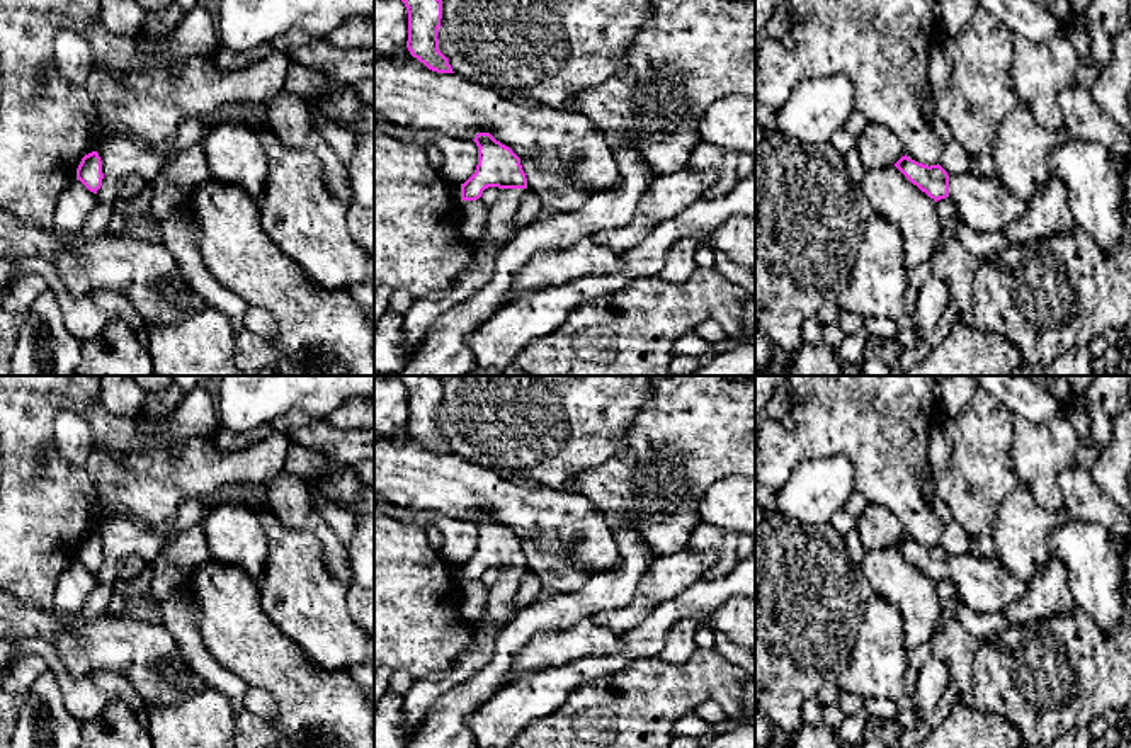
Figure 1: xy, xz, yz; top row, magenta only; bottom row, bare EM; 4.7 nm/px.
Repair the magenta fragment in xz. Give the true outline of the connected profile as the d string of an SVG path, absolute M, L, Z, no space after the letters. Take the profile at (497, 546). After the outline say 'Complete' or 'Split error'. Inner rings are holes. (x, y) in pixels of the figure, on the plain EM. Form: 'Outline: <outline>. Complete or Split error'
Outline: M478 513L473 522L478 527L478 546L475 554L461 564L461 583L480 580L488 568L498 568L502 575L488 588L483 617L471 622L473 643L461 654L458 665L447 672L417 678L405 694L403 714L410 728L423 721L427 711L439 697L490 663L497 634L517 612L520 580L527 570L520 539L490 513Z. Split error

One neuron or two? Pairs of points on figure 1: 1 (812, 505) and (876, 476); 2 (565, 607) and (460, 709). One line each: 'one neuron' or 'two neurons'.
1: two neurons
2: one neuron

